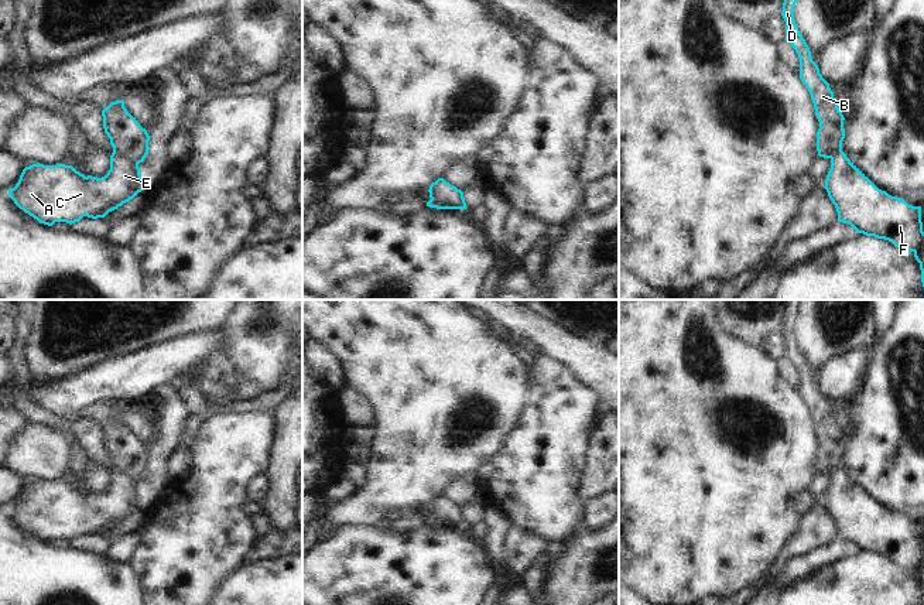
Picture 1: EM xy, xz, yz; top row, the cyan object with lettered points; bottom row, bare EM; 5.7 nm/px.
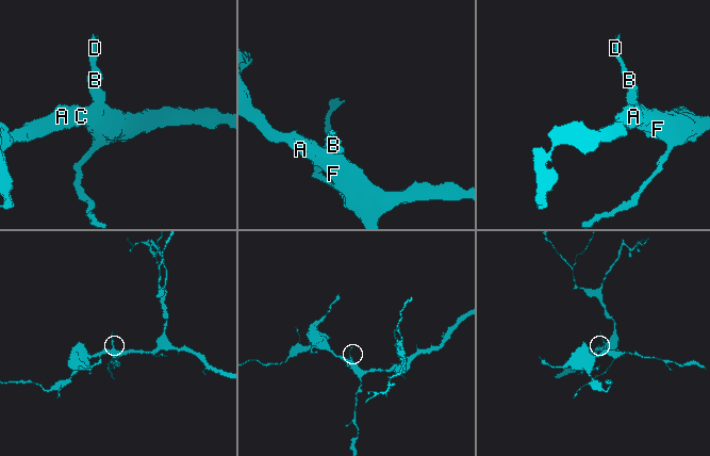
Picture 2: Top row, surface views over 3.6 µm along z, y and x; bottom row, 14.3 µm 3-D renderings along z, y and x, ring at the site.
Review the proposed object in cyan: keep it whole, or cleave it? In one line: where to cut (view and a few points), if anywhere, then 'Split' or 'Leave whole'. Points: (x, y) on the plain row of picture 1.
Split along xy (113, 467), (137, 481). Split.

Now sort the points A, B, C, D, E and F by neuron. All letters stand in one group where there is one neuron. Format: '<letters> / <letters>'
A C E F / B D

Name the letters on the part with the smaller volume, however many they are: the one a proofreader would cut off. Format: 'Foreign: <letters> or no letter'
Foreign: B, D

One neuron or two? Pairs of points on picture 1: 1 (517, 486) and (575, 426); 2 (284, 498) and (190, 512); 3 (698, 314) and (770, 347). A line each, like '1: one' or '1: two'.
1: one
2: two
3: two

